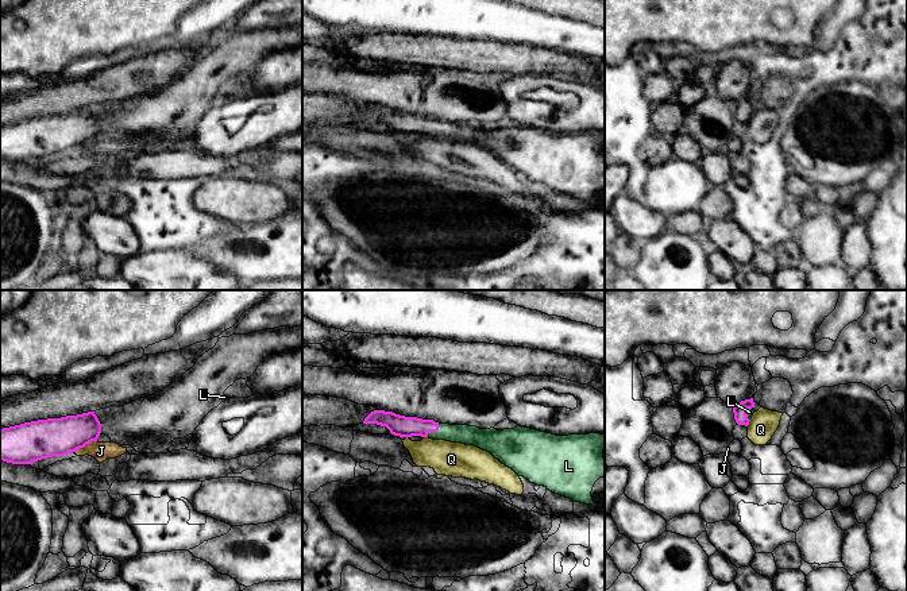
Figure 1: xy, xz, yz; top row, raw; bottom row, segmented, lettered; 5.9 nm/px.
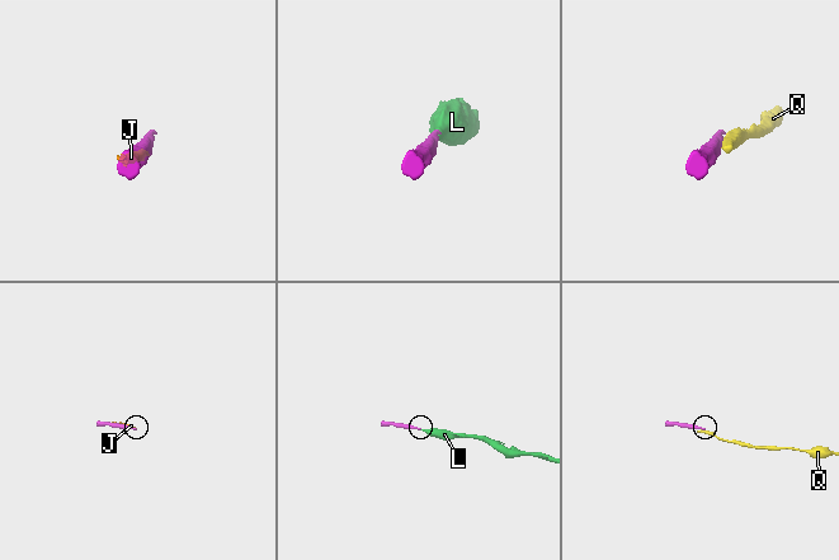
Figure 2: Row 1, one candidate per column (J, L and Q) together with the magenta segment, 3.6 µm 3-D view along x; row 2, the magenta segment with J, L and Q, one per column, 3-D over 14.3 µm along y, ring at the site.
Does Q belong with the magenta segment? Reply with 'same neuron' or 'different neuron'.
different neuron

